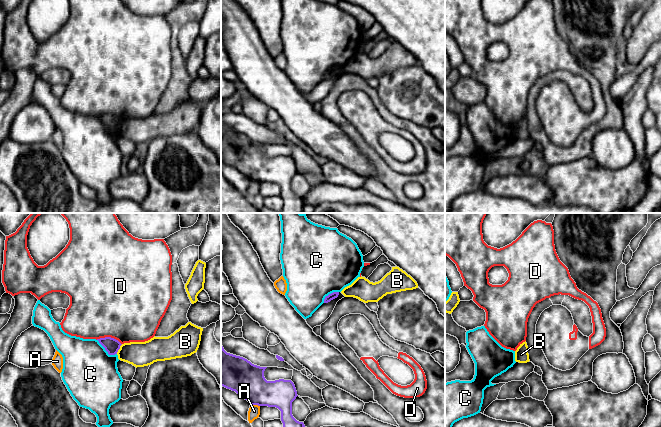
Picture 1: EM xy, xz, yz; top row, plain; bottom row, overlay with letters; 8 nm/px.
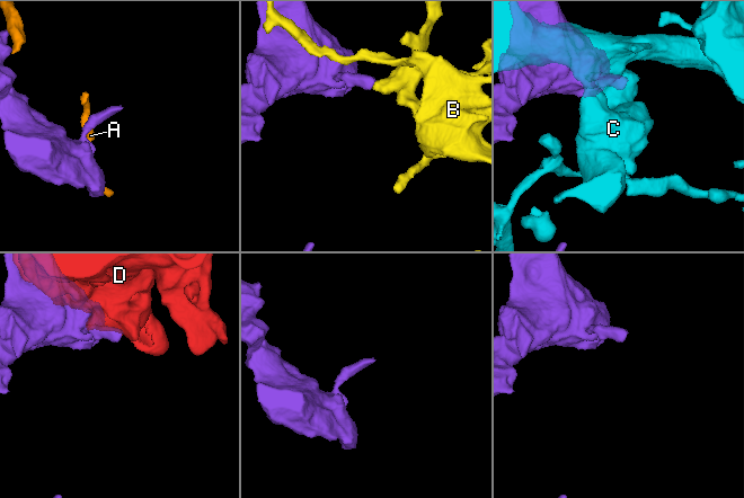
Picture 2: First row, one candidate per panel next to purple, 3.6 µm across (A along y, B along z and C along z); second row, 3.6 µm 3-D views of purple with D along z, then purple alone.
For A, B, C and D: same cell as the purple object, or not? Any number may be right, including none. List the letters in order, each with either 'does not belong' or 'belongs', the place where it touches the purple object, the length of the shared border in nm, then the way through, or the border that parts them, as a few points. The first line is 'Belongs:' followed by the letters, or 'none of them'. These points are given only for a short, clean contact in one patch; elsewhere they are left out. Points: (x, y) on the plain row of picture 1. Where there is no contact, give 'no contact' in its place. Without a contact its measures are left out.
Belongs: none of them
A: does not belong; contact xz (255, 180); length 70 nm
B: does not belong; contact xy (119, 124); length 90 nm; border xy (122, 120), (116, 129)
C: does not belong; contact xy (105, 125); length 200 nm
D: does not belong; contact xy (109, 113); length 220 nm

